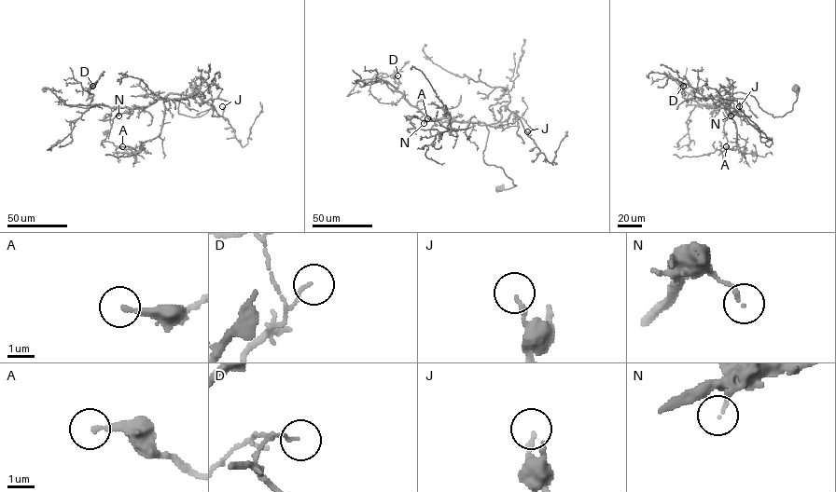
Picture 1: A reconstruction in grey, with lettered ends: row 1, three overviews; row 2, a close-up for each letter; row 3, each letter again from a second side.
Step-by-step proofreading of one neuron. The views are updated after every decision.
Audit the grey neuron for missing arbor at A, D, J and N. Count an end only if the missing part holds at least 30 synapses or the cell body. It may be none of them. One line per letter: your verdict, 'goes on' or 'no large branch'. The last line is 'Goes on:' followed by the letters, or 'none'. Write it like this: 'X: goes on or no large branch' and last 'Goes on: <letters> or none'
A: no large branch
D: no large branch
J: no large branch
N: no large branch
Goes on: none

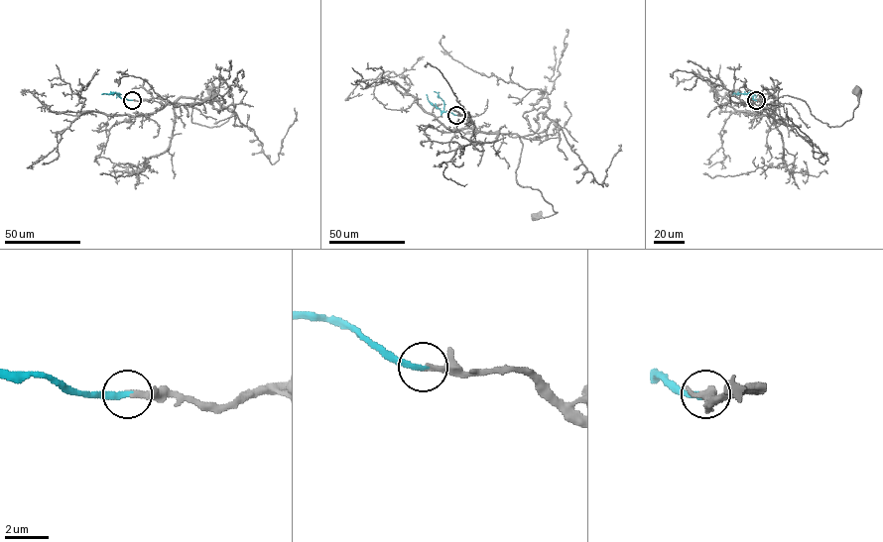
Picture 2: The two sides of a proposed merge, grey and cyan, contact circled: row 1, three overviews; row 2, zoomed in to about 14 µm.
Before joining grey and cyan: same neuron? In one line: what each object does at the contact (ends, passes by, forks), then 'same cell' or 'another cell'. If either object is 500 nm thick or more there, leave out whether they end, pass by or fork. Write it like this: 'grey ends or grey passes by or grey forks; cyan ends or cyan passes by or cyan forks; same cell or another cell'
grey ends; cyan ends; same cell

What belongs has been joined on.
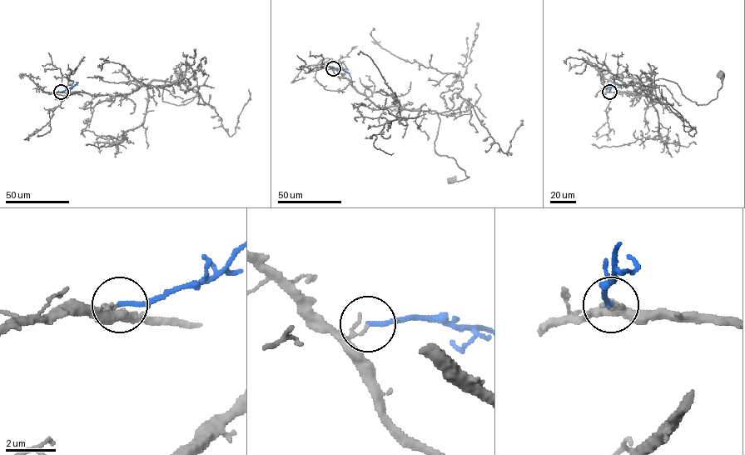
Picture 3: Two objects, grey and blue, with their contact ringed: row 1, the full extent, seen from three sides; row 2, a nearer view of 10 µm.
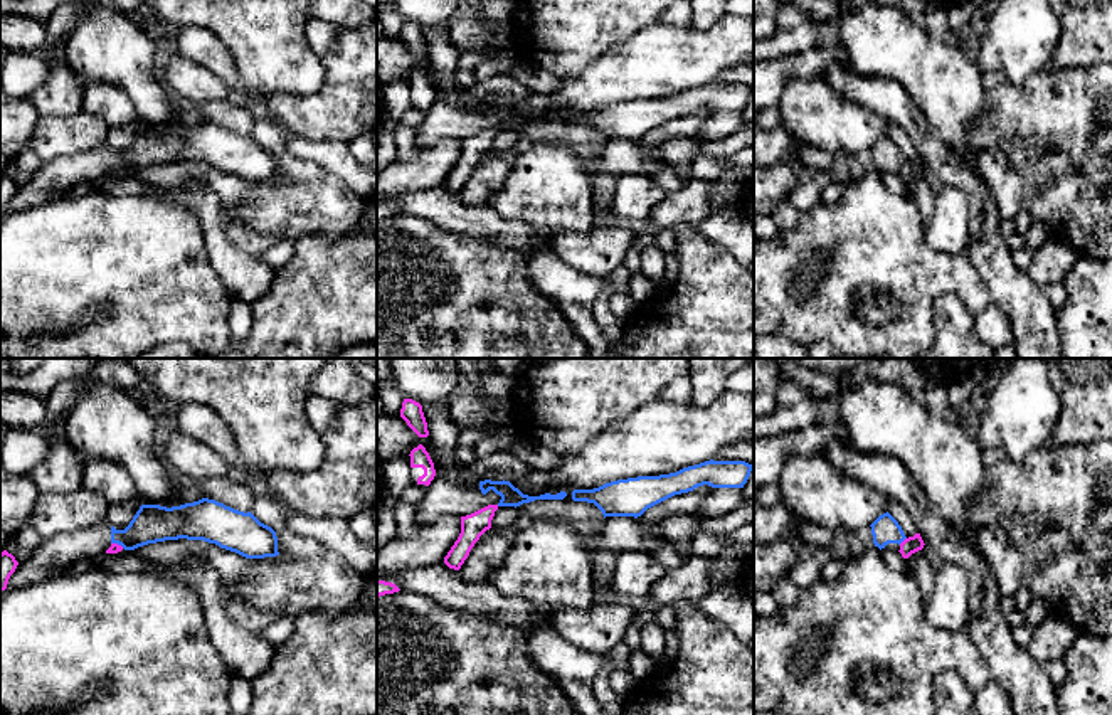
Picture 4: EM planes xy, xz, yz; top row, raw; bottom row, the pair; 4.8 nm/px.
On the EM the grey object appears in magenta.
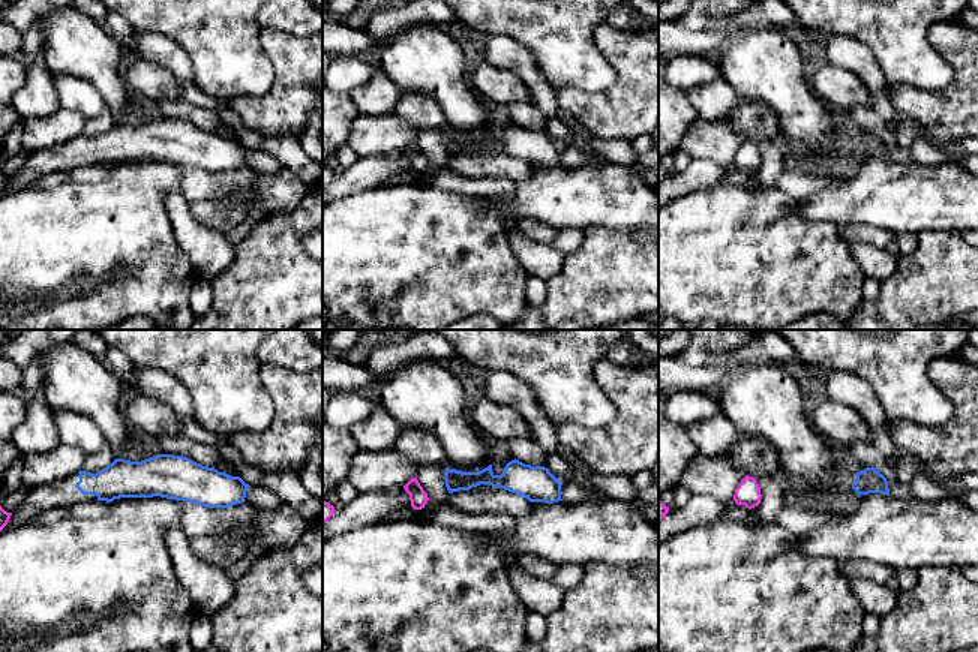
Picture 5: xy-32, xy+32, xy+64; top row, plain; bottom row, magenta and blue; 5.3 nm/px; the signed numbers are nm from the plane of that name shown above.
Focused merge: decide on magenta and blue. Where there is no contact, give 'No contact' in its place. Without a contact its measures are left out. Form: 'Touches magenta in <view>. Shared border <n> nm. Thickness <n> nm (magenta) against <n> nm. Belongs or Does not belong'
Touches magenta in yz. Shared border 50 nm. Thickness 80 nm (magenta) against 140 nm. Does not belong

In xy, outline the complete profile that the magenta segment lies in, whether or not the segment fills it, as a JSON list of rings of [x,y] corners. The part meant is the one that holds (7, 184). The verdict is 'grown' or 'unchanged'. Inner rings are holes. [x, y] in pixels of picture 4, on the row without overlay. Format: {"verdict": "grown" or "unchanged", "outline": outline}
{"verdict": "unchanged", "outline": [[[7,173],[0,177],[0,214],[7,212],[8,202],[15,195],[17,188],[19,185],[12,177]]]}

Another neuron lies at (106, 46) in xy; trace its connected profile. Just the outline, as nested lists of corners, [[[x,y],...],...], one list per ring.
[[[93,5],[82,10],[64,42],[72,72],[123,89],[143,128],[163,130],[172,123],[175,113],[160,79],[162,52],[153,30],[131,15]]]

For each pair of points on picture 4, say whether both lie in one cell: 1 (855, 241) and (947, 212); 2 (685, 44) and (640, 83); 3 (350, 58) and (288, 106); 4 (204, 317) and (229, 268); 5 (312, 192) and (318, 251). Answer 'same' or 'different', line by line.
1: different
2: same
3: same
4: different
5: different

